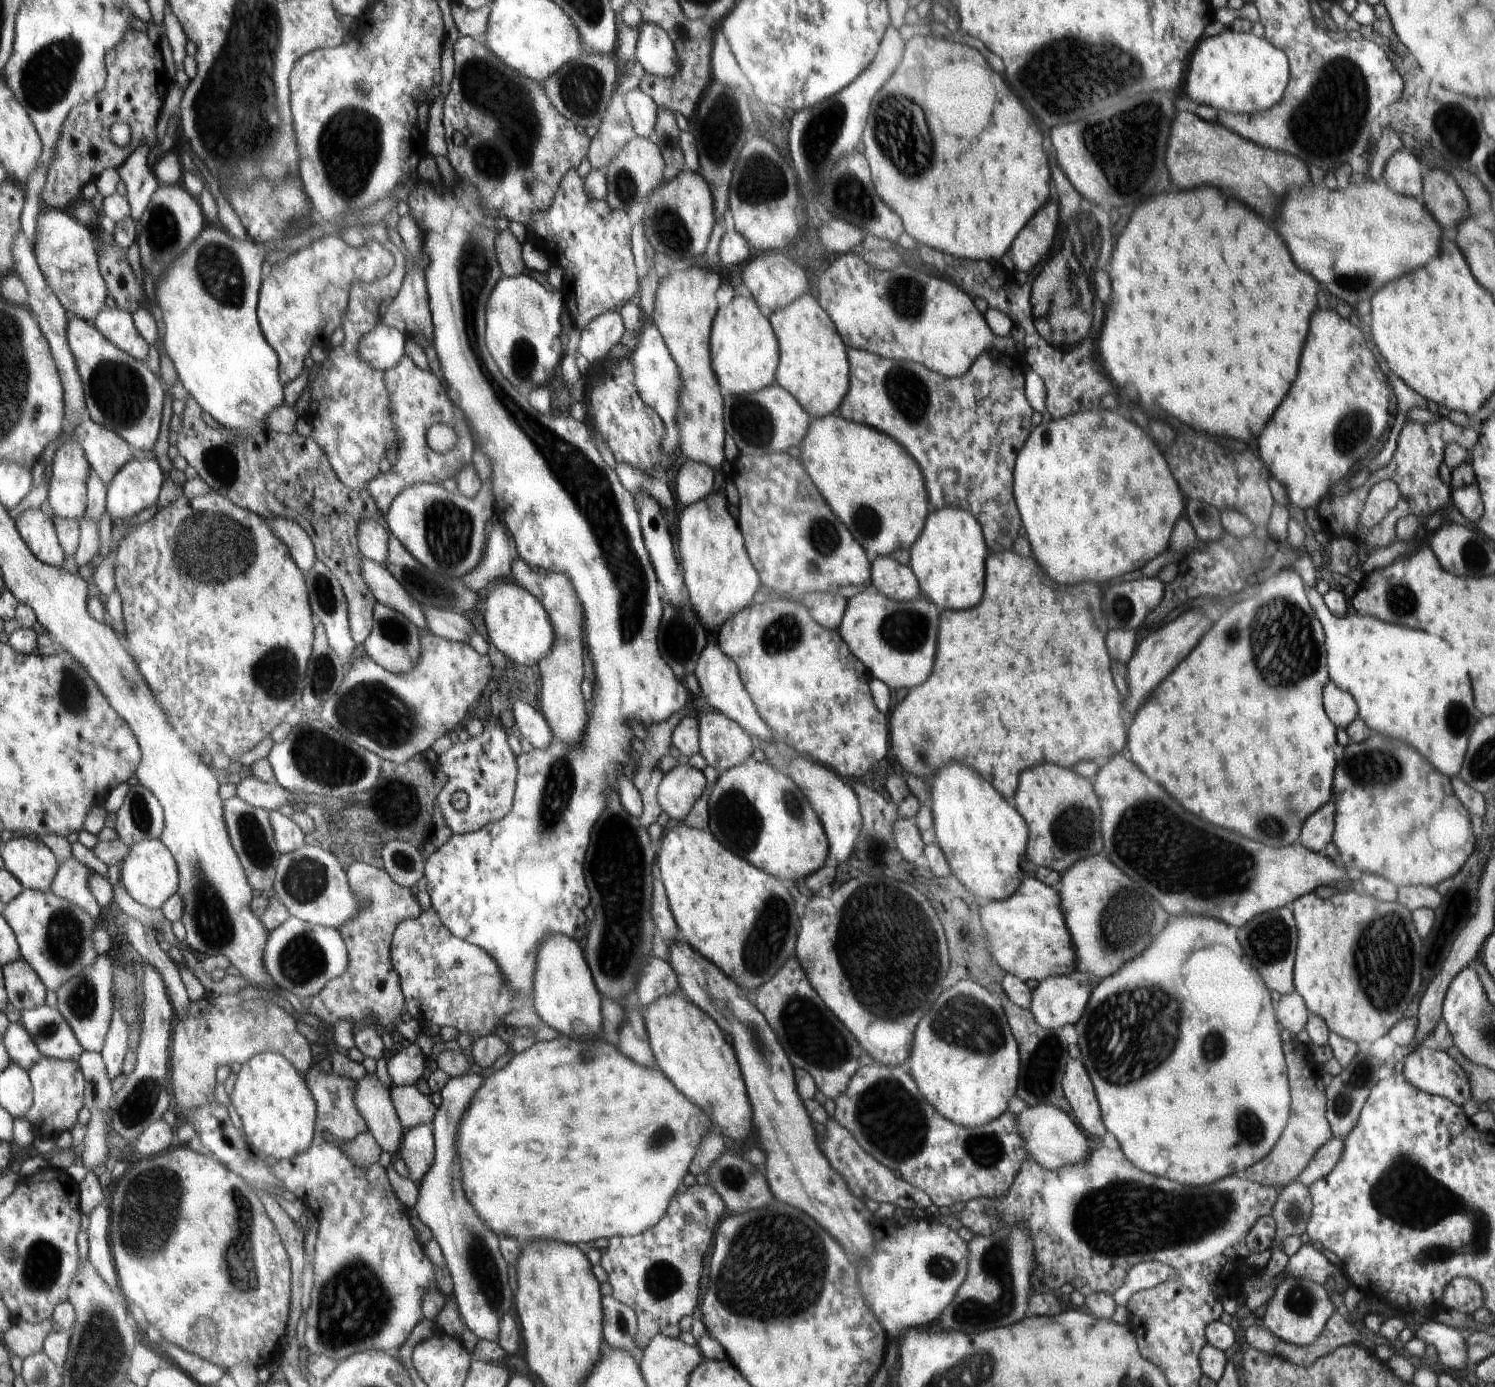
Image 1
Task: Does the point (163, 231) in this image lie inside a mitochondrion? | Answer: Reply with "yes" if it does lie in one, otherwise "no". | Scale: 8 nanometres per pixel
yes

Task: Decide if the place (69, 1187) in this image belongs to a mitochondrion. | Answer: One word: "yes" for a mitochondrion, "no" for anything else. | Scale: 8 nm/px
no

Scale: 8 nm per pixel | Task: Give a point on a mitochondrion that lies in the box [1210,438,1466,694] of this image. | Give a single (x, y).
(1280, 638)

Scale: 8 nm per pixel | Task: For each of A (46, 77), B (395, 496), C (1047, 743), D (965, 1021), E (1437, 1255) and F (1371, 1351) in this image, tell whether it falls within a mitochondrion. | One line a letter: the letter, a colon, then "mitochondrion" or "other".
A: mitochondrion
B: other
C: other
D: mitochondrion
E: mitochondrion
F: other

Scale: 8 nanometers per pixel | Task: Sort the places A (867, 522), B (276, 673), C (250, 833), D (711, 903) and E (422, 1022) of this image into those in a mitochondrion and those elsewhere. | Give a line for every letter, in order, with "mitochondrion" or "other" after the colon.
A: mitochondrion
B: mitochondrion
C: mitochondrion
D: other
E: other

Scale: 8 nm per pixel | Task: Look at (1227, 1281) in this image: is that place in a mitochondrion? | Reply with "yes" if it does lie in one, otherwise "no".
no

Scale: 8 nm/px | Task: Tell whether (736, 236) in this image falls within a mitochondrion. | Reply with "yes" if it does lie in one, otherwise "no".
no

